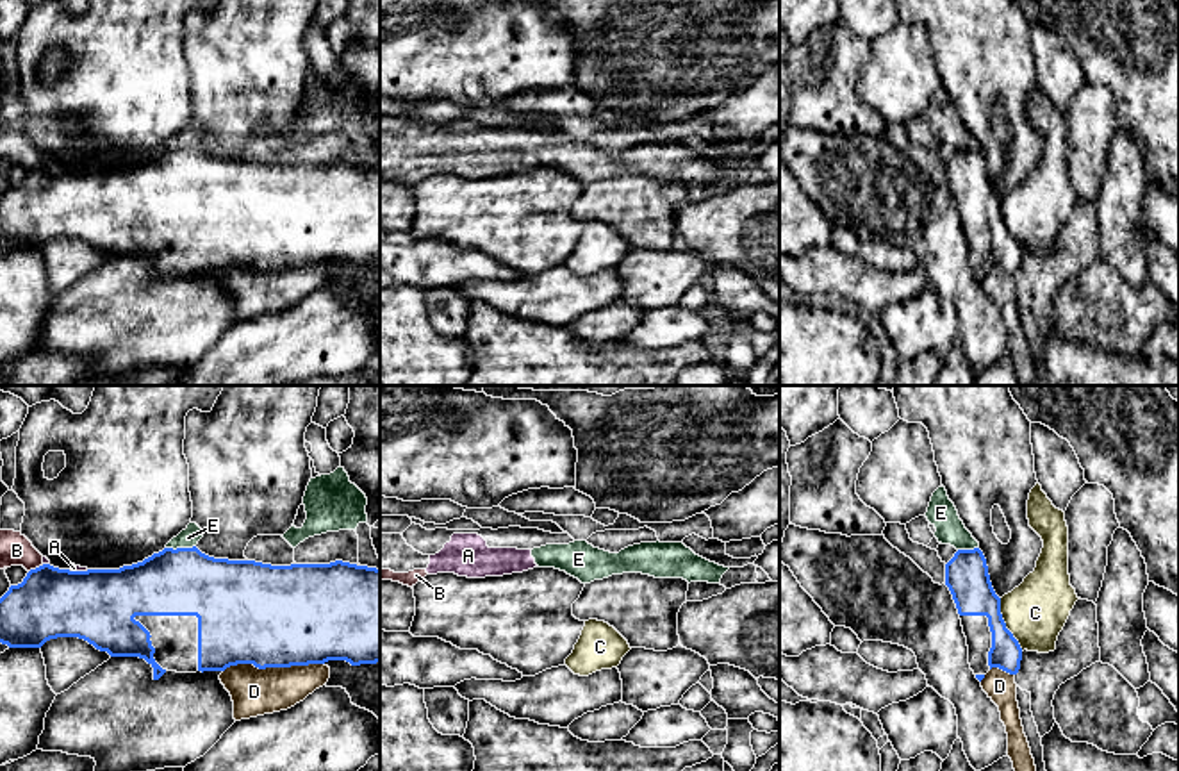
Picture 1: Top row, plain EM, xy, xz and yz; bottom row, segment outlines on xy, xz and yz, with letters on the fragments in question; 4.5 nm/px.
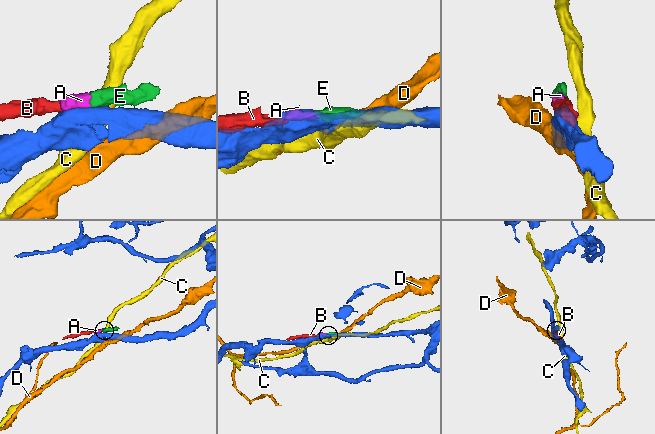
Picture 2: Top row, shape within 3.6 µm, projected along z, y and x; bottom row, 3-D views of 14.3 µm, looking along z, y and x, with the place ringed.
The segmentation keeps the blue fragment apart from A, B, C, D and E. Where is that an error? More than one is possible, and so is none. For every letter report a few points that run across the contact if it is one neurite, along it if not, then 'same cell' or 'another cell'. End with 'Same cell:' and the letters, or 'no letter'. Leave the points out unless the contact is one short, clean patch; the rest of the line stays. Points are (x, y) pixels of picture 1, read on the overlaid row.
A: xy (88, 570), (72, 572) | another cell
B: xy (43, 564), (29, 572) | another cell
C: another cell
D: another cell
E: xy (195, 545), (166, 548) | another cell
Same cell: no letter

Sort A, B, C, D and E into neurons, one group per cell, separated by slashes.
A B E / C / D

